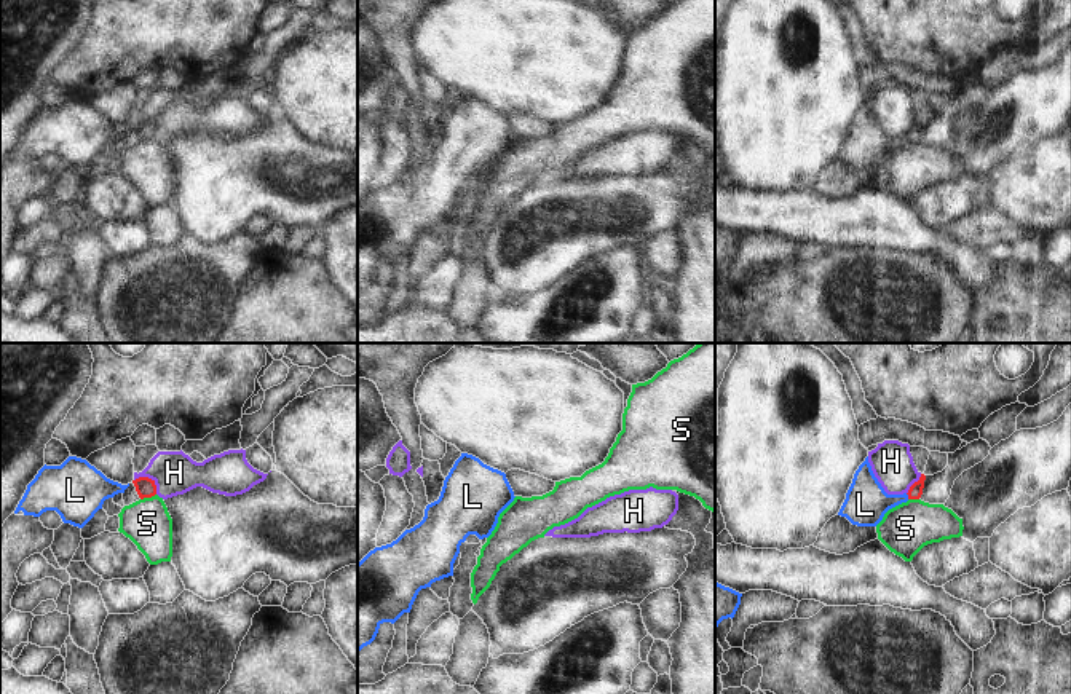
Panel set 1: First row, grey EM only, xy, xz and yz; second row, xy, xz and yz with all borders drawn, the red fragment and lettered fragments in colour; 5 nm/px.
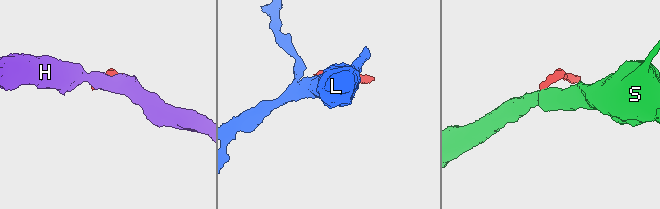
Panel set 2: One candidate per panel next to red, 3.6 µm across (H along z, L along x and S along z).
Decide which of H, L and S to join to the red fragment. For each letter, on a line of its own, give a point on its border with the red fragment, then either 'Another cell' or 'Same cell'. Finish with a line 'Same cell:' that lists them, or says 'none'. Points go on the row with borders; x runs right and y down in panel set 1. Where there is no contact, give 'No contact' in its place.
H: Touches red at xy (150, 479). Another cell
L: Touches red at yz (908, 496). Same cell
S: Touches red at xy (147, 496). Another cell
Same cell: L

